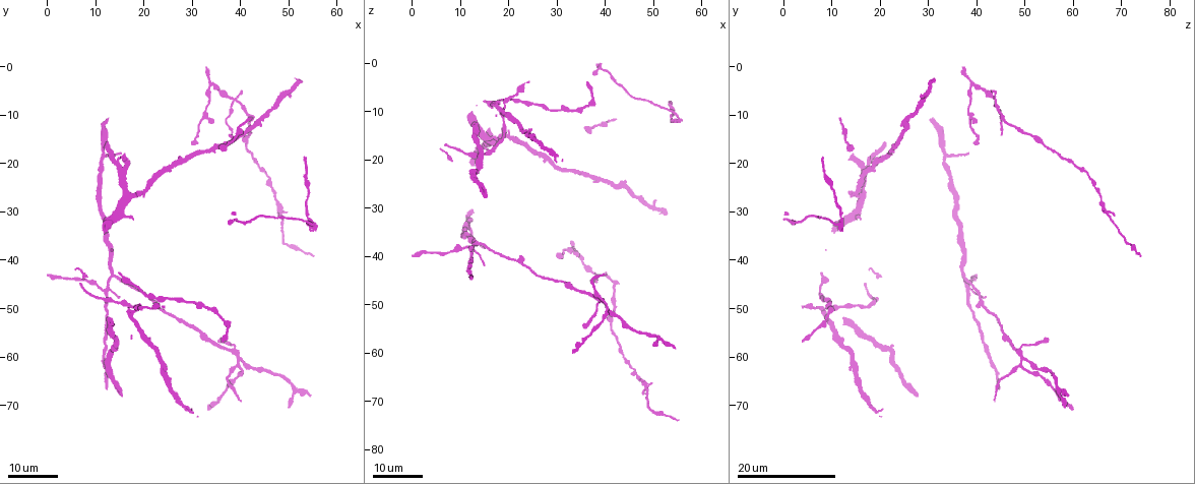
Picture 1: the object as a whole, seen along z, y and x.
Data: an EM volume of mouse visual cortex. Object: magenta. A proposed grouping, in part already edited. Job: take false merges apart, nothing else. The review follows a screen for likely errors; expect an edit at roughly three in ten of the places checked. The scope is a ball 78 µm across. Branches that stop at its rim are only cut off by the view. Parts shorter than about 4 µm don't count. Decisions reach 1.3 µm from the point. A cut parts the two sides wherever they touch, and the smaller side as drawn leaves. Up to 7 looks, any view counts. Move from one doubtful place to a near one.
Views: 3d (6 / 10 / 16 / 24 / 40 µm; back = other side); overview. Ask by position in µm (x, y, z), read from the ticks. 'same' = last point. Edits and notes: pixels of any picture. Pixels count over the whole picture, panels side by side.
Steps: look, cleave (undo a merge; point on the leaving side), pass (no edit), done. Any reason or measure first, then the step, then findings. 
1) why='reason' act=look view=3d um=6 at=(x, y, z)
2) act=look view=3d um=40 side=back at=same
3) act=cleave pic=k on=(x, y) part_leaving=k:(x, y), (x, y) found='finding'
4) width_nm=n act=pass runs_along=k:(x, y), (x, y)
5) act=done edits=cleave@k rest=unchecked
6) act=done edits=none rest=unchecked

act=look view=3d um=16 at=(13.5, 43.0, 37.5)

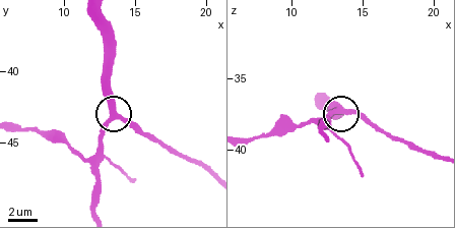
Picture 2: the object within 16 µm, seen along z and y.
act=look view=3d um=6 at=(13.6, 43.2, 37.2)

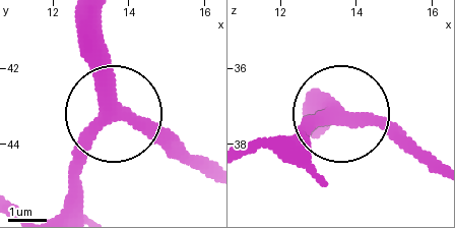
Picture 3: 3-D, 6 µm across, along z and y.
side_arm_um=27 act=pass runs_along=3:(92, 23), (92, 81), (109, 121), (63, 209) found='one neuron here'

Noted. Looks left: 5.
act=look view=3d um=24 at=(39.0, 58.5, 49.0)

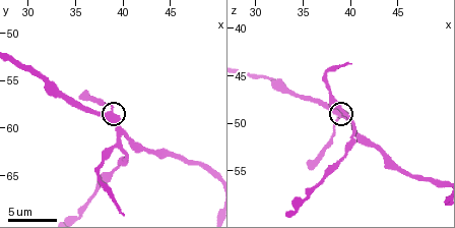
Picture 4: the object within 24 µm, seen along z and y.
why='zoom in' act=look view=3d um=6 at=same

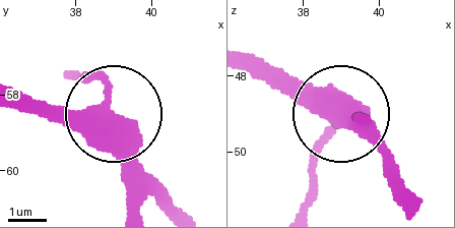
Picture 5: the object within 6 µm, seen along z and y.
side_arm_um=7 act=pass found='one neuron here'

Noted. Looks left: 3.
why='thick turns thin' act=look view=3d um=16 at=(54.5, 32.0, 11.0)

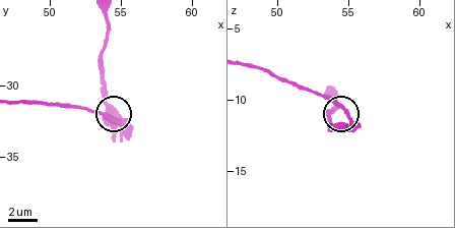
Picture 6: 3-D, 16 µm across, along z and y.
why='zoom in' act=look view=3d um=6 at=(54.8, 32.4, 11.0)

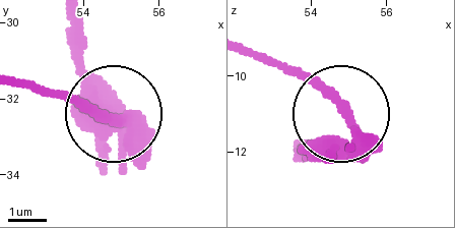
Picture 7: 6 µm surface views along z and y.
act=cleave pic=7 on=(101, 120) part_leaving=7:(122, 132), (74, 97), (25, 87) found='a second neuron is stuck on'

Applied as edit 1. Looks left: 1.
act=done edits=cleave@7 rest=unchecked

